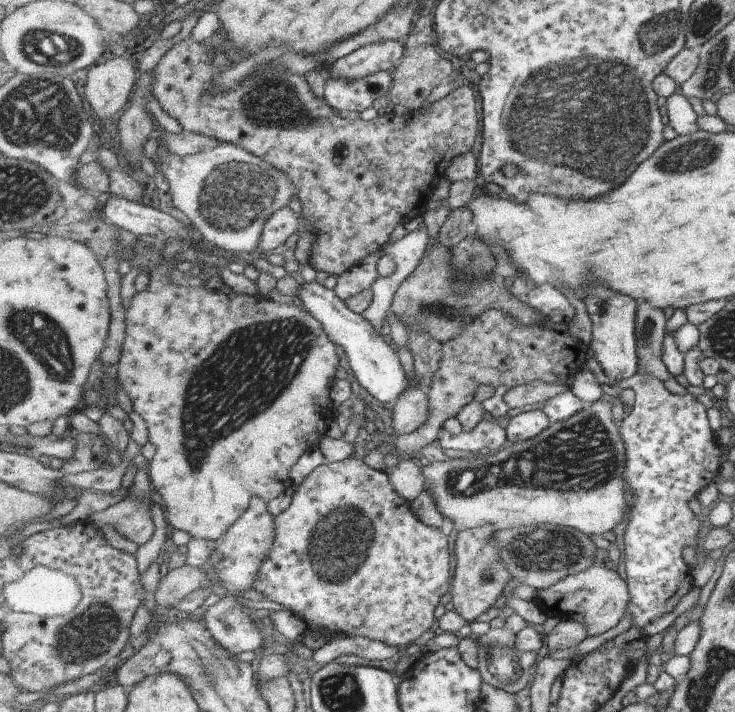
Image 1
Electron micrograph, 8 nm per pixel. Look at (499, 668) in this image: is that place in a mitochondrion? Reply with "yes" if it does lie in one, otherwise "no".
yes

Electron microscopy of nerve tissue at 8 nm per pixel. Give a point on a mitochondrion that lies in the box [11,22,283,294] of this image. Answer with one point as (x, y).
(39, 43)

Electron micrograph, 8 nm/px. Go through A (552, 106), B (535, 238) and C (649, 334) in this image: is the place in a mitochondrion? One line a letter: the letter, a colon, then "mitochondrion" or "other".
A: mitochondrion
B: other
C: mitochondrion

